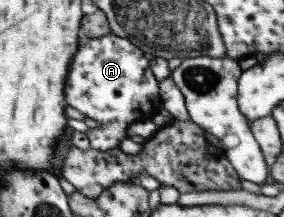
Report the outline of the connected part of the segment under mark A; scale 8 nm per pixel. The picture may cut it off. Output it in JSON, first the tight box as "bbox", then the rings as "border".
{"bbox":[64,32,161,152],"border":[[[110,32],[98,38],[88,38],[80,35],[77,38],[76,52],[71,56],[67,66],[66,82],[64,82],[64,103],[70,108],[76,109],[84,117],[98,122],[98,128],[93,128],[88,136],[90,149],[99,152],[110,151],[118,148],[118,143],[126,135],[129,124],[150,121],[161,107],[158,81],[155,80],[149,67],[149,60],[143,52],[136,48],[129,40],[120,38]]]}

